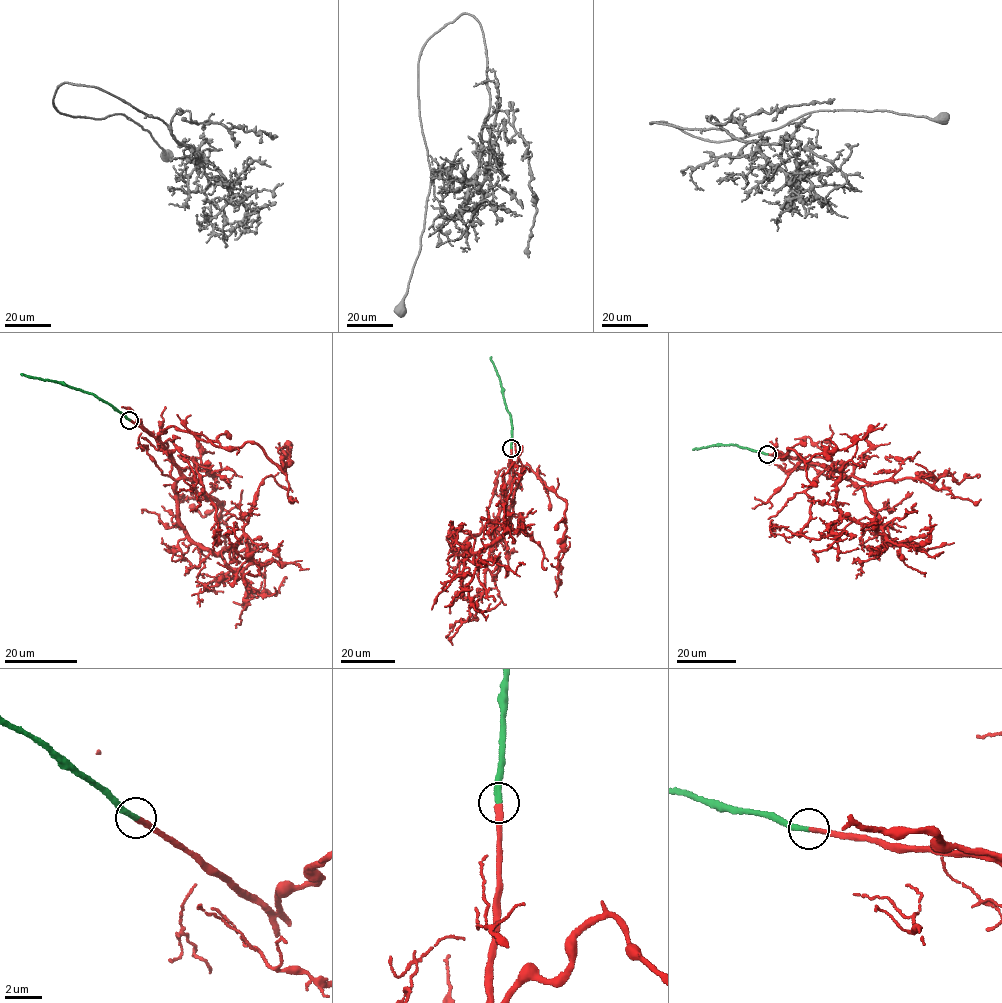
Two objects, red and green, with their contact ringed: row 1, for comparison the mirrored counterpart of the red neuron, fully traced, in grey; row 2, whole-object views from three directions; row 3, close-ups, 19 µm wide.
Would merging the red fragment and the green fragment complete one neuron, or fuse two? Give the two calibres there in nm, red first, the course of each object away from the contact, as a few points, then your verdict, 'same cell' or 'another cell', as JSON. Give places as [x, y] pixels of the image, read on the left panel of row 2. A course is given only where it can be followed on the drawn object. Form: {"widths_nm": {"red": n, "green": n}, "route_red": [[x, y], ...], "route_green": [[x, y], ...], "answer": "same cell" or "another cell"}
{"widths_nm": {"red": 300, "green": 320}, "route_red": [[130, 420], [179, 466], [187, 536], [214, 553], [237, 548], [244, 535], [247, 558], [228, 532], [238, 542]], "route_green": [[129, 420], [83, 390], [22, 375]], "answer": "same cell"}

